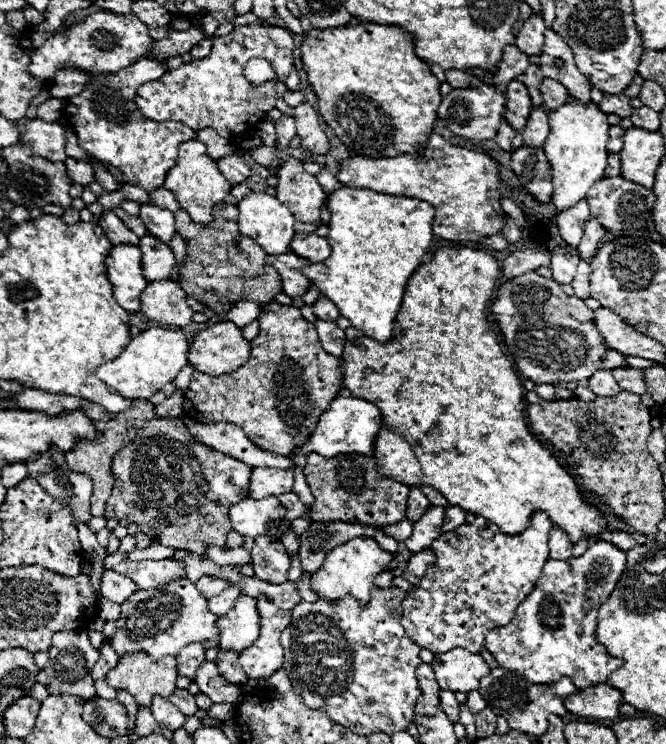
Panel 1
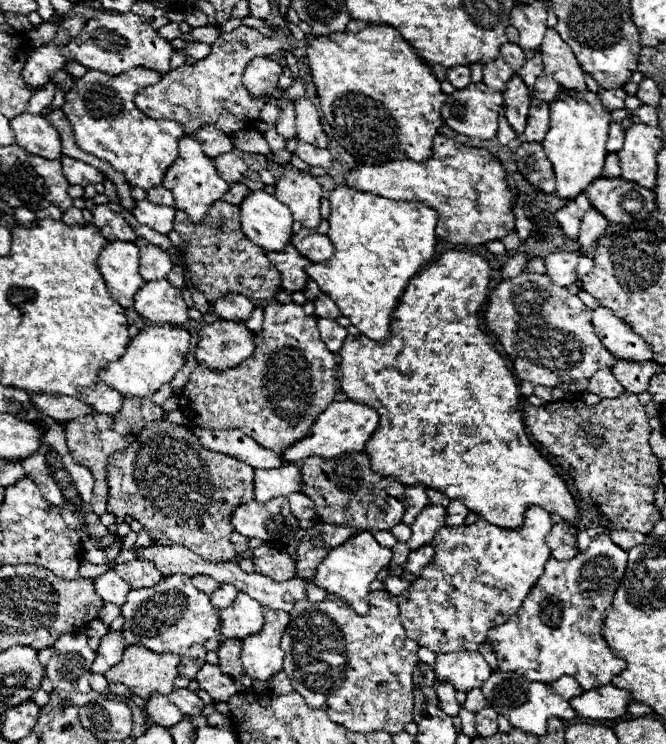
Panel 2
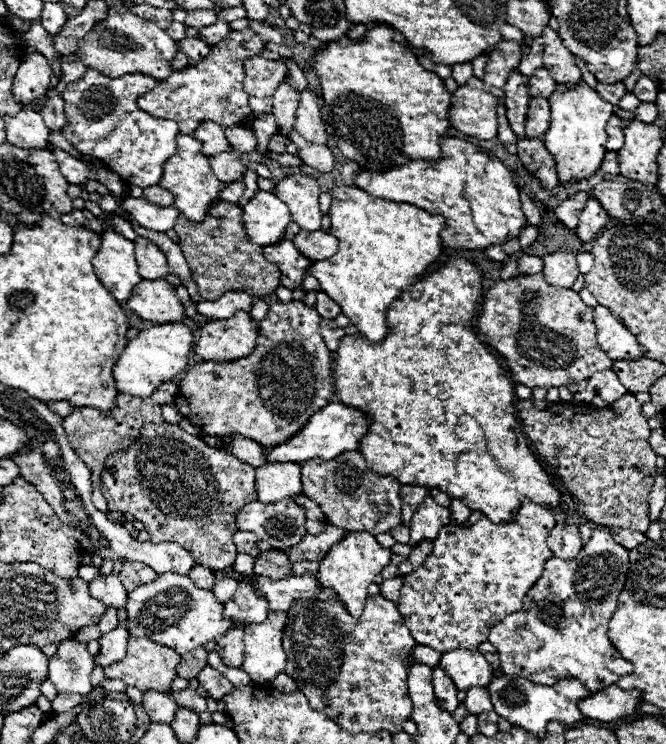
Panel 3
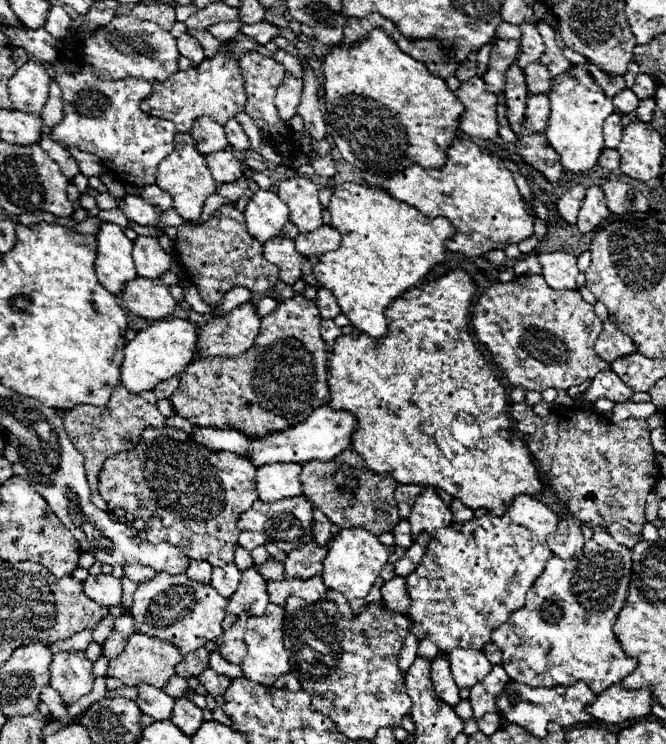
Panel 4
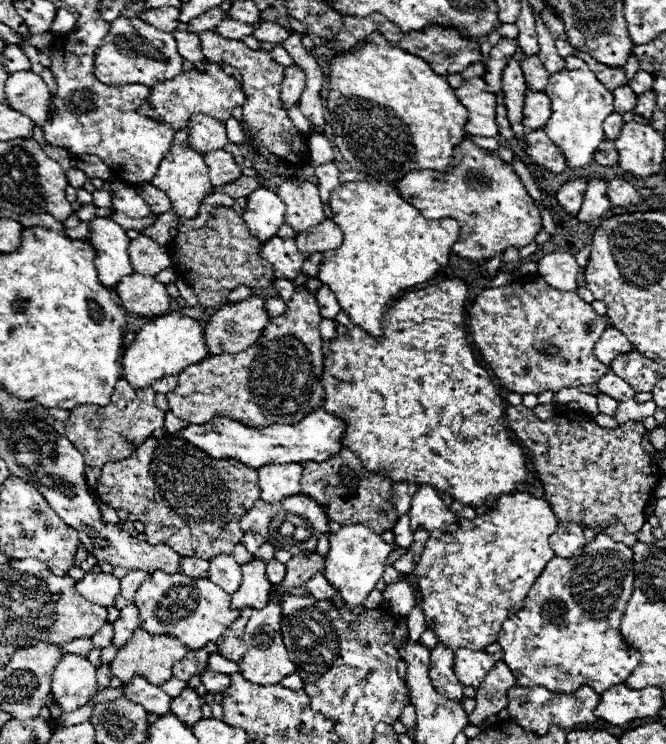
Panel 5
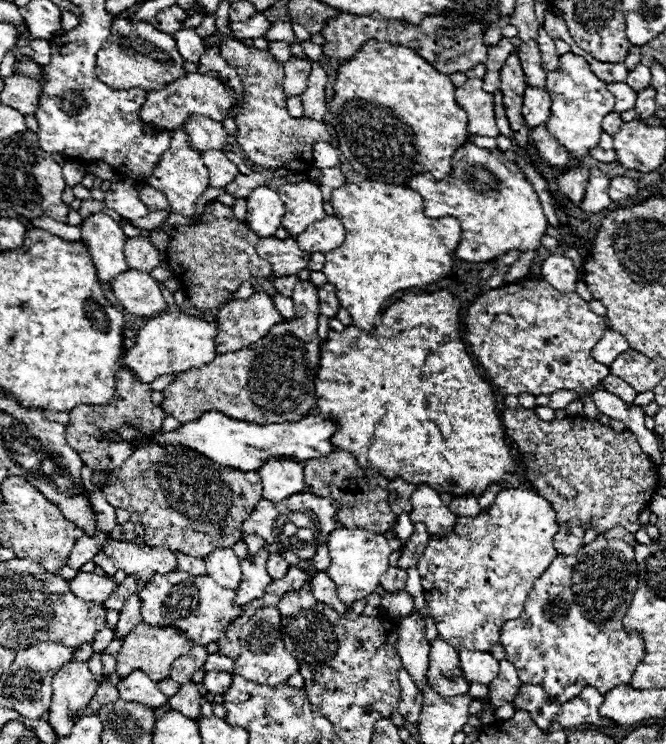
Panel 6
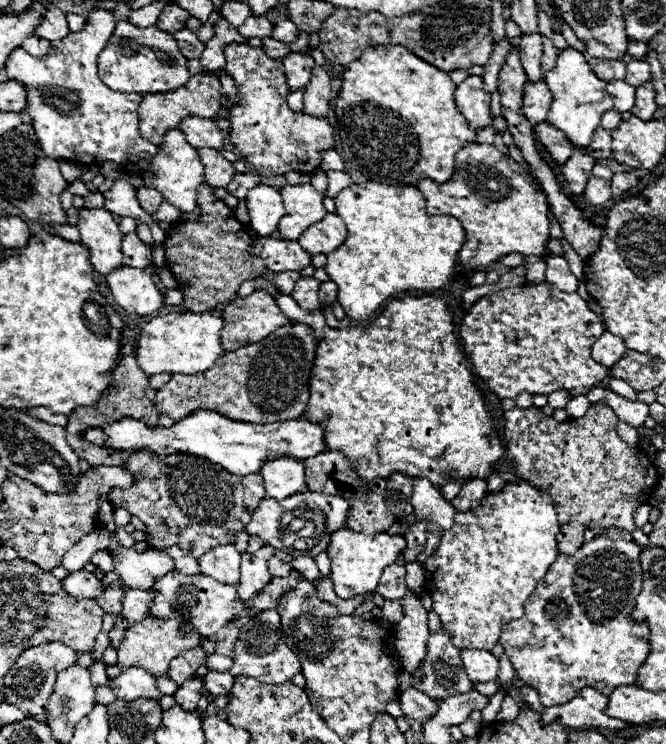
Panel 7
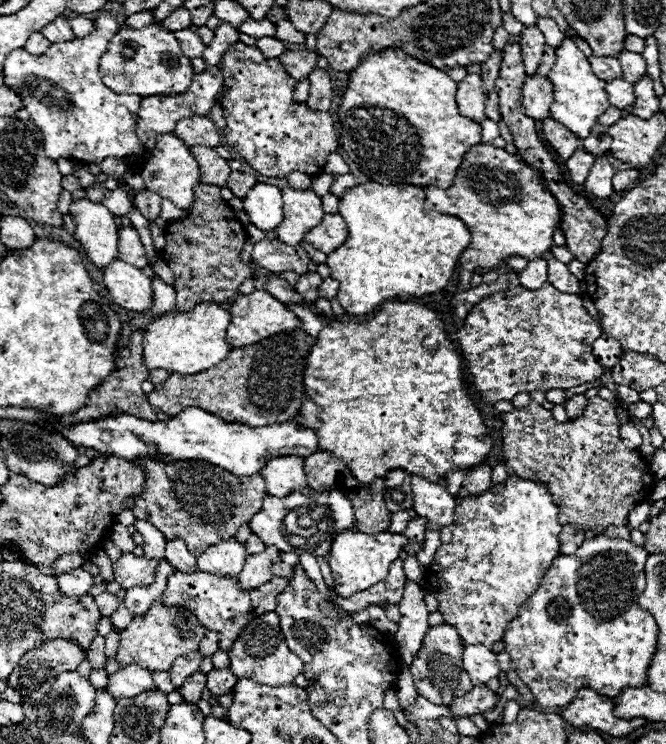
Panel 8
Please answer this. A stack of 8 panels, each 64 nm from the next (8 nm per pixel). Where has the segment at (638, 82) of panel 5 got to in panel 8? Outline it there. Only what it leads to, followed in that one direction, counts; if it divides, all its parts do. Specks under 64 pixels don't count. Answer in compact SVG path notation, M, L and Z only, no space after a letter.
M624 50L622 54L618 54L618 60L622 64L622 72L624 72L622 78L626 82L636 84L636 80L646 74L646 60L640 54L634 54L634 52Z

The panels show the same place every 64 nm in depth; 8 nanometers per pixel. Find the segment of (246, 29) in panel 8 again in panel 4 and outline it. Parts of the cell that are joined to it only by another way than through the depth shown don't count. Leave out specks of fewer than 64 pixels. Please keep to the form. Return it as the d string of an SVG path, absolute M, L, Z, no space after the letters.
M220 22L220 24L206 28L206 32L210 32L214 38L224 42L224 40L230 40L232 36L236 36L240 32L240 24L238 22Z

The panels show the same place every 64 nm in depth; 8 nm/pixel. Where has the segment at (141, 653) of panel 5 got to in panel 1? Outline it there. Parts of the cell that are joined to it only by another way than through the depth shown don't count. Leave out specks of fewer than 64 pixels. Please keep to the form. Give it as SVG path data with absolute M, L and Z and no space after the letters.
M142 654L122 656L116 668L106 676L108 686L116 690L126 690L134 696L138 706L150 708L152 696L168 698L176 690L176 660L166 656L166 660L152 662Z

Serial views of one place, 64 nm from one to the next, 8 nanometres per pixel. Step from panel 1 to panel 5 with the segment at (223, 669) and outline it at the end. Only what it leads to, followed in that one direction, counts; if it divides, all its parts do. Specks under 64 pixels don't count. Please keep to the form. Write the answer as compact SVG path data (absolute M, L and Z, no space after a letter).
M240 618L240 620L236 620L236 622L222 634L222 642L220 642L220 638L216 640L218 652L220 652L224 658L232 660L232 662L242 660L242 656L244 656L244 652L246 652L244 642L242 642L242 640L236 640L236 636L242 636L244 626L246 626L246 624L244 624L244 620Z

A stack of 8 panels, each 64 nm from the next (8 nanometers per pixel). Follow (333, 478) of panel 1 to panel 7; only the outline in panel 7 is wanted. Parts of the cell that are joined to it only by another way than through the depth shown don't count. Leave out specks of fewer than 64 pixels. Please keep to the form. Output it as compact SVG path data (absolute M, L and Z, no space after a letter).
M336 450L322 452L322 456L314 456L314 460L304 462L306 468L306 486L310 492L324 492L334 496L334 488L338 494L350 504L350 516L346 516L346 528L354 528L354 532L386 532L394 522L396 516L386 508L386 480L376 478L376 480L362 480L354 472L350 460Z

